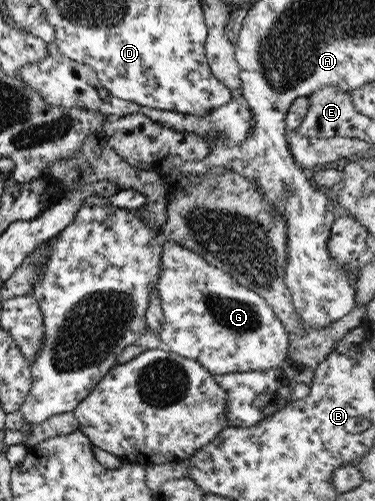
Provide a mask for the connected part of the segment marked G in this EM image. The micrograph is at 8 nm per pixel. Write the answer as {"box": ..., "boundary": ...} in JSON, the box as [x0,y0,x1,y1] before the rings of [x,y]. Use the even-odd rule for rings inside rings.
{"box":[157,240,289,375],"boundary":[[[167,240],[162,244],[161,269],[157,289],[163,313],[158,334],[162,348],[197,361],[211,375],[279,368],[287,358],[289,334],[267,302],[254,290],[241,286],[221,268],[209,264],[195,252]]]}

